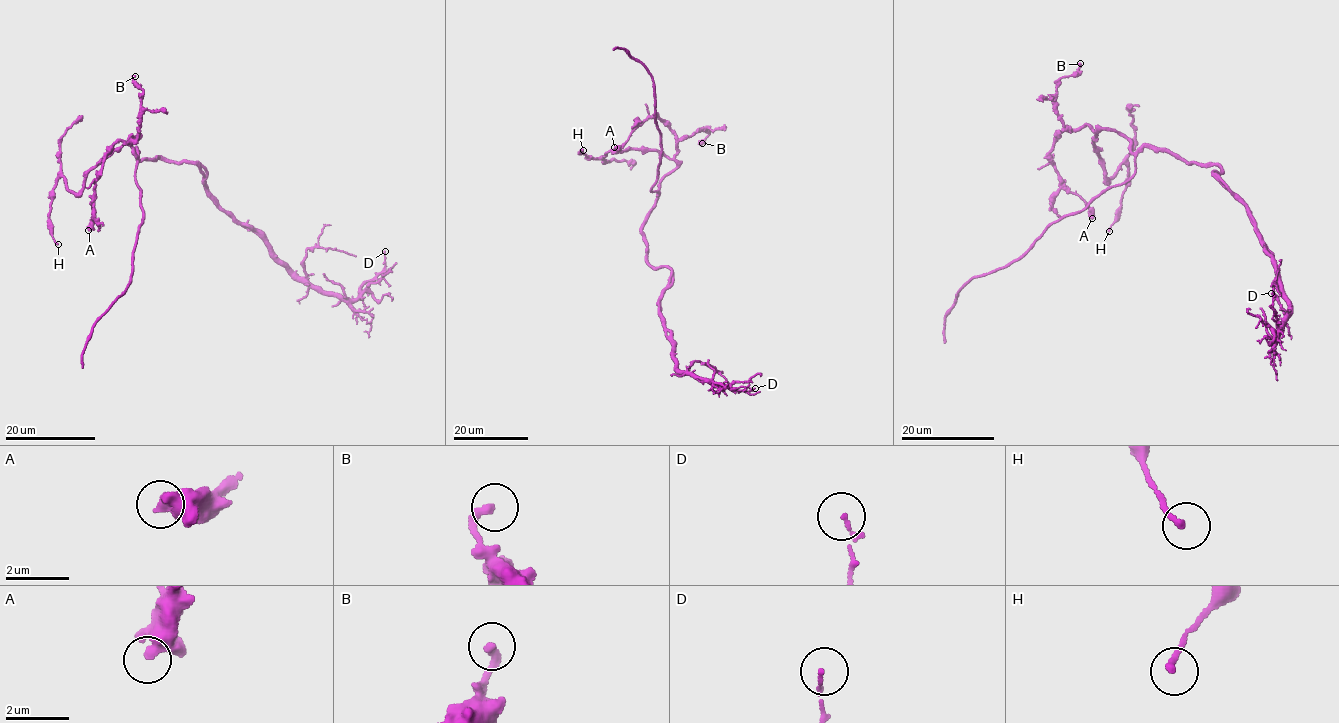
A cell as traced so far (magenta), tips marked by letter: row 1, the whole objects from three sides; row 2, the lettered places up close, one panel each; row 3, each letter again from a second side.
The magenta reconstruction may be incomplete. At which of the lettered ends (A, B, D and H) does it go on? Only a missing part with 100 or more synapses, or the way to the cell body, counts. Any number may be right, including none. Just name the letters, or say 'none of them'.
none of them

